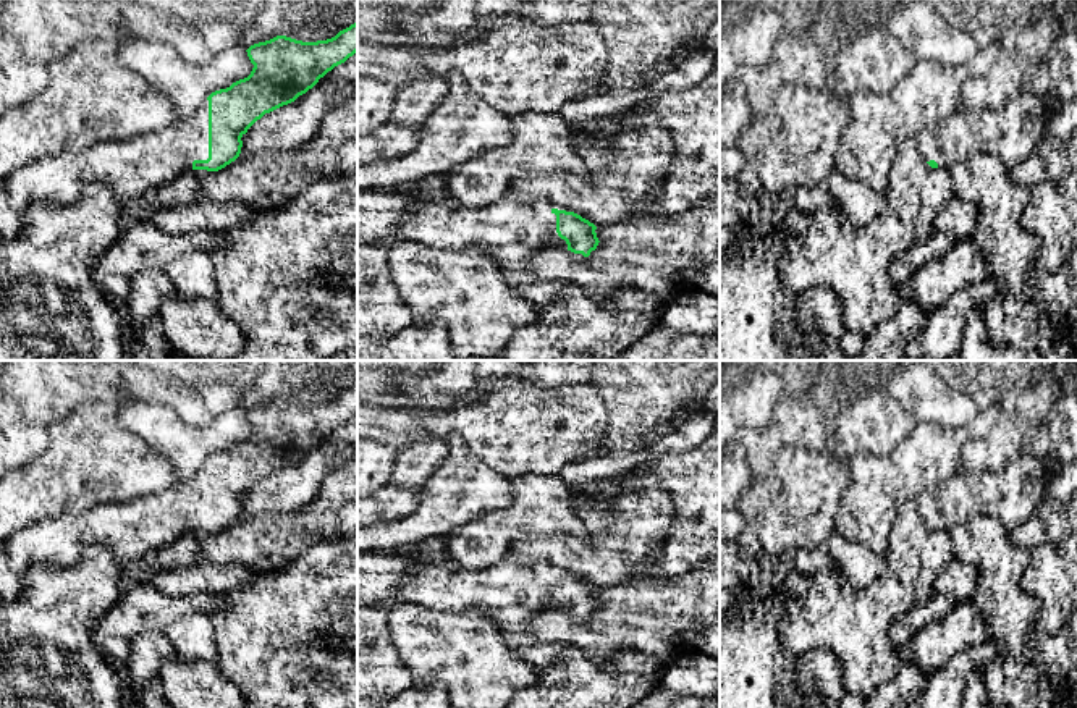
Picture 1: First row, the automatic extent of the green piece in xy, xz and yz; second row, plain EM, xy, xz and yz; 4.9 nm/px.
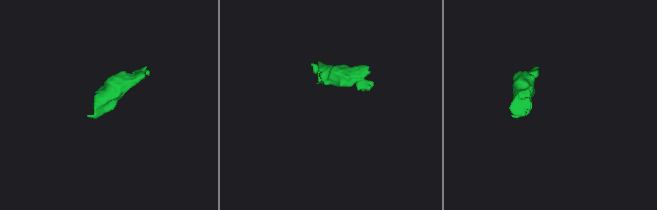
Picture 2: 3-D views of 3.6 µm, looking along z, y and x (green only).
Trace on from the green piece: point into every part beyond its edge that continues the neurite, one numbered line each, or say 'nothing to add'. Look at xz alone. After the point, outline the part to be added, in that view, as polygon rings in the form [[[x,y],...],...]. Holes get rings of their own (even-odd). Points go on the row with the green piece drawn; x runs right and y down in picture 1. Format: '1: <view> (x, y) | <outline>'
1: xz (510, 231) | [[[503,197],[485,207],[446,207],[435,199],[417,202],[399,231],[408,241],[429,247],[488,252],[509,268],[509,284],[514,286],[526,276],[534,252],[548,244],[568,251],[556,233],[553,209],[571,212],[547,200],[519,204]]]

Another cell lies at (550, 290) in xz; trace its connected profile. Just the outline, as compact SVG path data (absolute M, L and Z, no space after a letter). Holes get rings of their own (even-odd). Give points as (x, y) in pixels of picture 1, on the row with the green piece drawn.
M529 260L526 276L517 284L514 284L514 289L519 294L522 294L529 284L535 286L540 291L542 297L538 299L535 294L532 294L527 297L527 301L538 307L545 307L556 301L556 297L560 296L563 288L569 284L569 281L566 280L542 281L532 270Z

